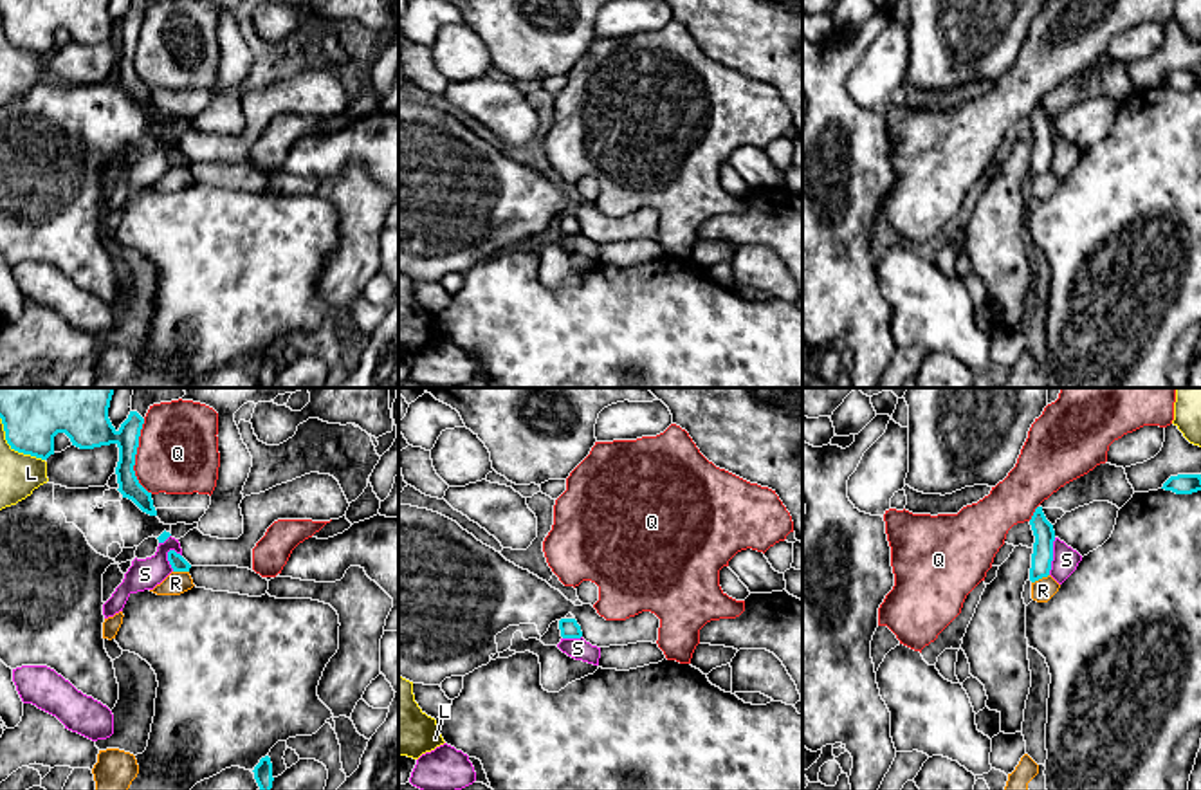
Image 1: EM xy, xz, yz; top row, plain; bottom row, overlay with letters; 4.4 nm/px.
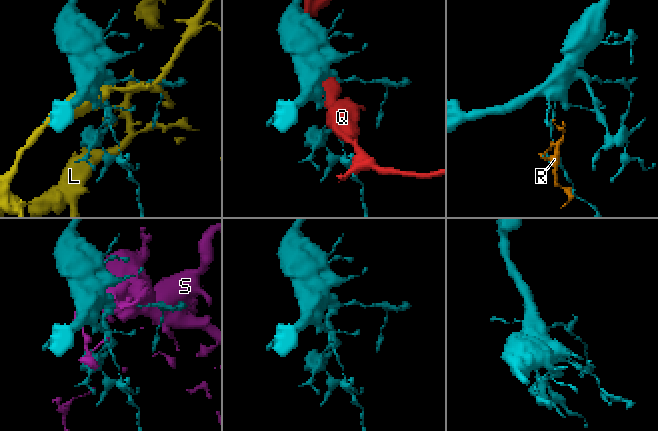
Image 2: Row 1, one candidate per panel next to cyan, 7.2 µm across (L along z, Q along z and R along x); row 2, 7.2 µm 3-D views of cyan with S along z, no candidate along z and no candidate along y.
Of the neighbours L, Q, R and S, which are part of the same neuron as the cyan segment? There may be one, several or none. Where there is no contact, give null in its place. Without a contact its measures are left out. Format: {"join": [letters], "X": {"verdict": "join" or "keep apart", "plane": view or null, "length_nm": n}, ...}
{"join": [], "L": {"verdict": "keep apart", "plane": "xy", "length_nm": 280}, "Q": {"verdict": "keep apart", "plane": "xy", "length_nm": 340}, "R": {"verdict": "keep apart", "plane": "yz", "length_nm": 90}, "S": {"verdict": "keep apart", "plane": "yz", "length_nm": 170}}

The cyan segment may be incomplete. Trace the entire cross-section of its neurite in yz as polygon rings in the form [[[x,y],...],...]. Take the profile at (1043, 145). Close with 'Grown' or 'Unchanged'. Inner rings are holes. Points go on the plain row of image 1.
[[[1042,103],[1035,105],[1030,121],[1035,132],[1030,177],[1035,179],[1050,171],[1053,157],[1055,126],[1053,121],[1046,115]]]. Unchanged

